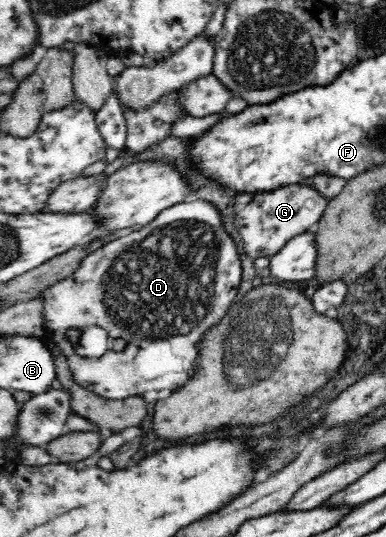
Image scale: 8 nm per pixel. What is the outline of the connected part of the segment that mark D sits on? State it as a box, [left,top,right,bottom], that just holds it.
[42,199,242,399]

